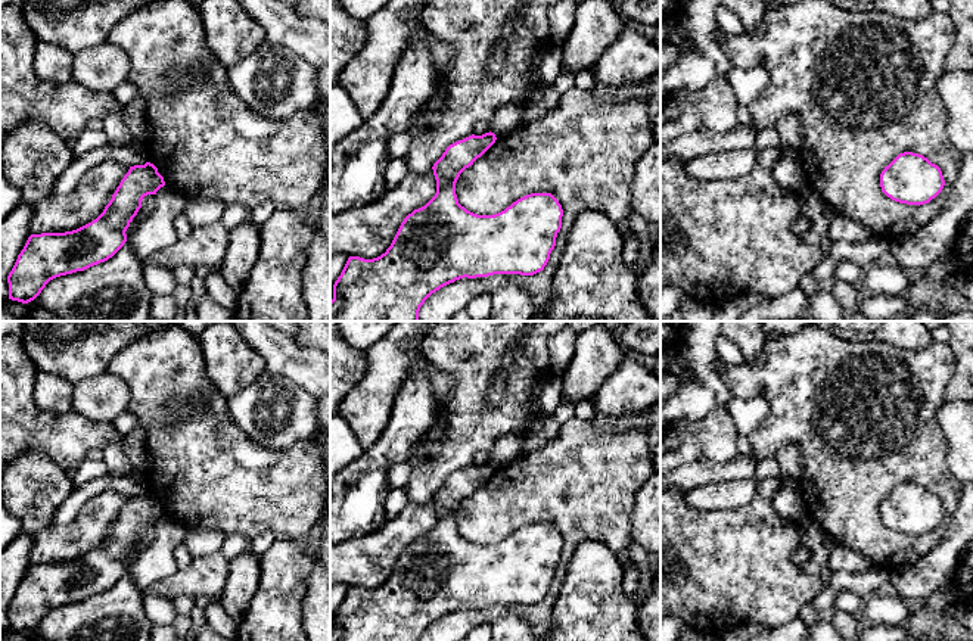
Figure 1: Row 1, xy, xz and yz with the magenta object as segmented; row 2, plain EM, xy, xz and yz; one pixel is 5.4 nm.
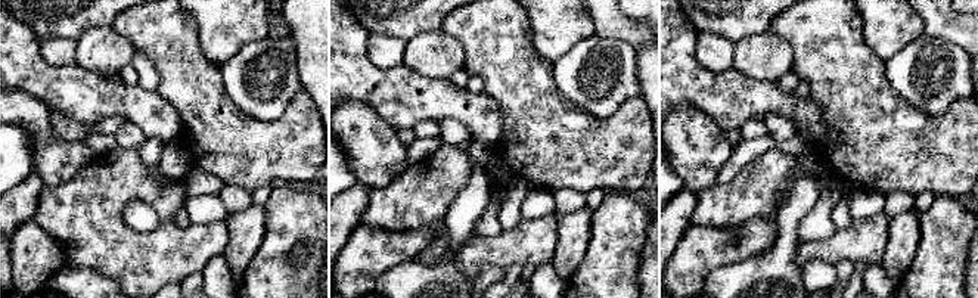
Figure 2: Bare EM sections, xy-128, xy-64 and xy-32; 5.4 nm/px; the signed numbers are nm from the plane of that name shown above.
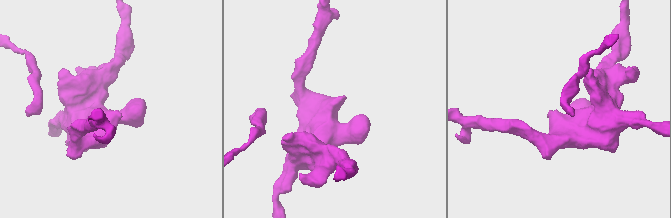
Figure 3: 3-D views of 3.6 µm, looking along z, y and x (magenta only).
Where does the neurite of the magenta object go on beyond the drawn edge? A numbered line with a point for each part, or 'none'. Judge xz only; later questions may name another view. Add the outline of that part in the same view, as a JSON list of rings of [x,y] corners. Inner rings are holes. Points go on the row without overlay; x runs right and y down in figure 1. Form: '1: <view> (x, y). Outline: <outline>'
none

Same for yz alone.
none

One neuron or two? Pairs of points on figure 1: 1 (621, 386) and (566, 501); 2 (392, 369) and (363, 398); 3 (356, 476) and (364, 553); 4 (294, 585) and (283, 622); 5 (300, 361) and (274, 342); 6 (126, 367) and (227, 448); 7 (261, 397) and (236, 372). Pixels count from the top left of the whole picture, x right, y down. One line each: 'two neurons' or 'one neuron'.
1: two neurons
2: one neuron
3: two neurons
4: one neuron
5: one neuron
6: one neuron
7: two neurons

